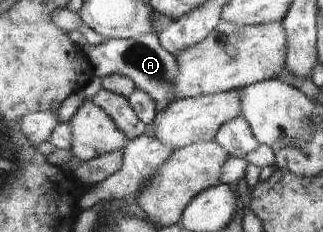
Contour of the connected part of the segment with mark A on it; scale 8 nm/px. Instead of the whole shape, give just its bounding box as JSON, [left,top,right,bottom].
[71,31,181,113]

